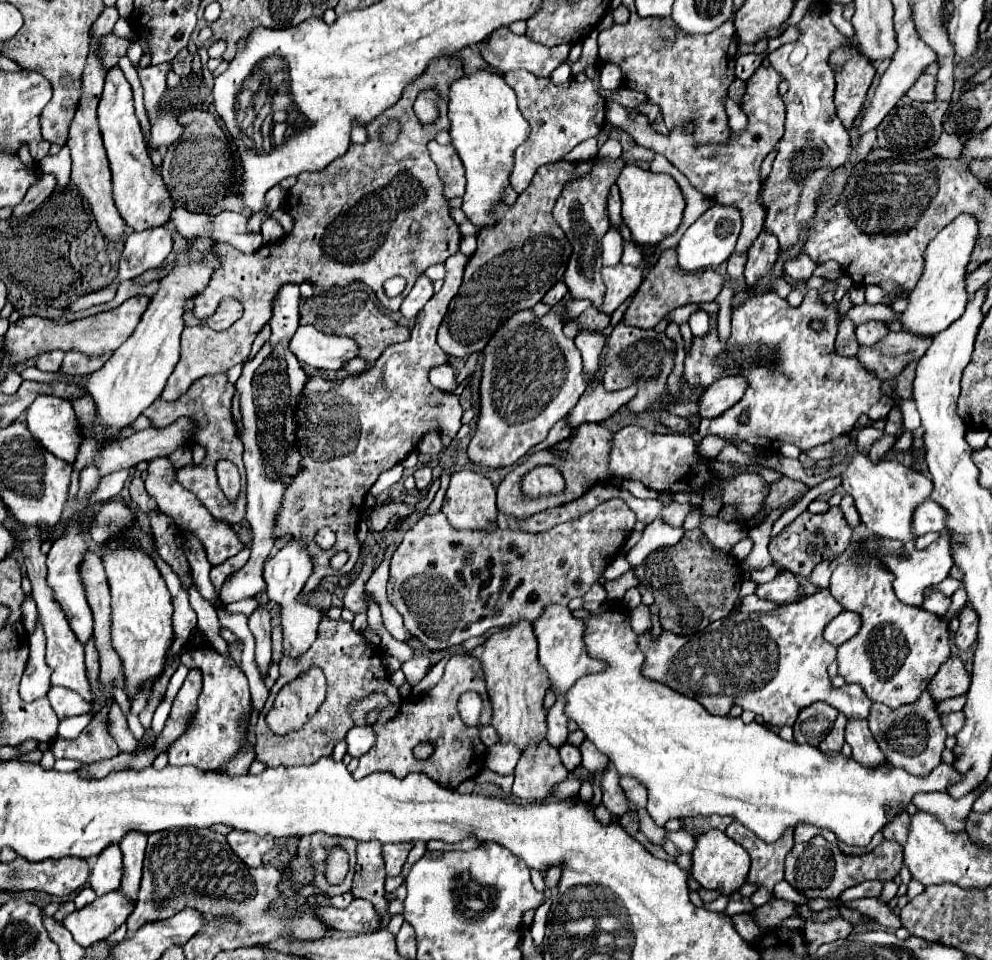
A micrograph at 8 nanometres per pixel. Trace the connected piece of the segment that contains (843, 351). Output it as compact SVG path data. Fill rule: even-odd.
M843 319L839 323L839 333L837 333L837 341L835 341L835 349L839 355L857 355L859 343L855 341L855 323L851 319Z

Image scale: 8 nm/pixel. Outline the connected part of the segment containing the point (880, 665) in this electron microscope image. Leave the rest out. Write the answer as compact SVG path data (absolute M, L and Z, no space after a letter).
M855 557L839 561L831 575L829 591L843 609L861 615L859 633L837 649L839 675L845 683L861 685L871 701L883 703L891 709L921 697L925 683L935 677L939 667L951 655L947 633L949 623L925 609L901 605L893 591L891 573L871 557L863 563L855 563Z

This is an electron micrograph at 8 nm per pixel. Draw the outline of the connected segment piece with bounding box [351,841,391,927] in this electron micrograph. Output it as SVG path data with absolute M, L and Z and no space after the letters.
M367 841L357 845L357 865L355 865L355 877L353 877L353 895L359 895L361 899L367 899L375 905L375 909L381 915L381 927L387 927L391 913L389 903L385 901L385 863L381 857L381 845L379 841Z

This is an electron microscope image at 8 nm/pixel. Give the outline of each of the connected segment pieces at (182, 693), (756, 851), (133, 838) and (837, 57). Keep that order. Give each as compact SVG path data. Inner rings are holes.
M191 669L183 687L179 689L179 693L173 701L173 709L165 723L165 729L161 731L161 735L155 741L155 755L165 751L167 745L171 741L175 741L175 737L183 735L183 729L187 729L187 721L191 721L191 717L195 715L197 697L199 697L201 689L203 689L203 679L199 677L199 669Z
M733 821L725 833L735 843L745 847L751 855L751 871L747 883L773 889L783 879L783 861L793 847L793 829L787 829L781 841L775 841L771 845L759 841L759 837L755 837L755 833L749 833L749 829L739 825L739 821Z
M127 833L121 841L123 851L123 879L121 879L121 893L127 897L127 901L135 903L141 883L141 869L145 859L145 845L147 835L143 833Z
M855 45L839 47L831 51L831 67L835 69L835 105L837 115L843 121L843 125L849 129L857 113L861 111L861 105L865 101L865 93L873 81L875 67L863 53L855 49Z

